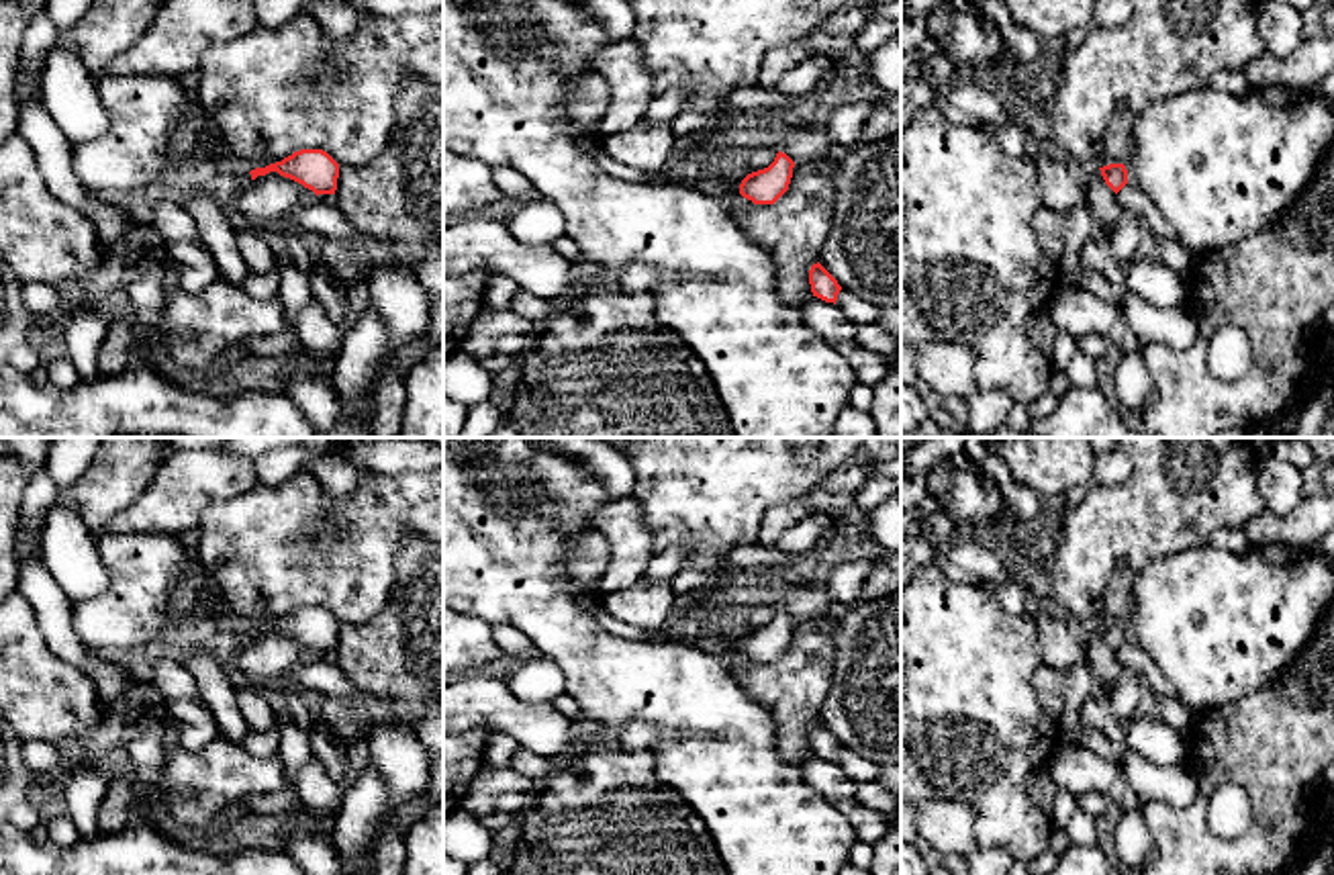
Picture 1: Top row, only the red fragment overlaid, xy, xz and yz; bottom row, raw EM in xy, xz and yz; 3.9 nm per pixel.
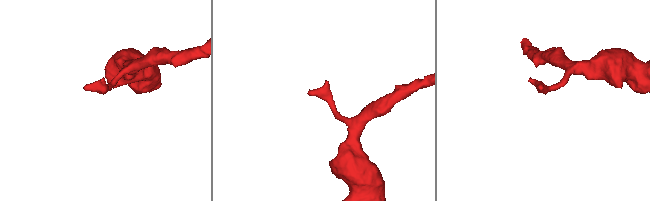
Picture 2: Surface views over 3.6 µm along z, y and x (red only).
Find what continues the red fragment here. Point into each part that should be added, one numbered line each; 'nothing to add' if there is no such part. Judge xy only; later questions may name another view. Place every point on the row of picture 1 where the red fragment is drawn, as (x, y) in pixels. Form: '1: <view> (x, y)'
nothing to add

